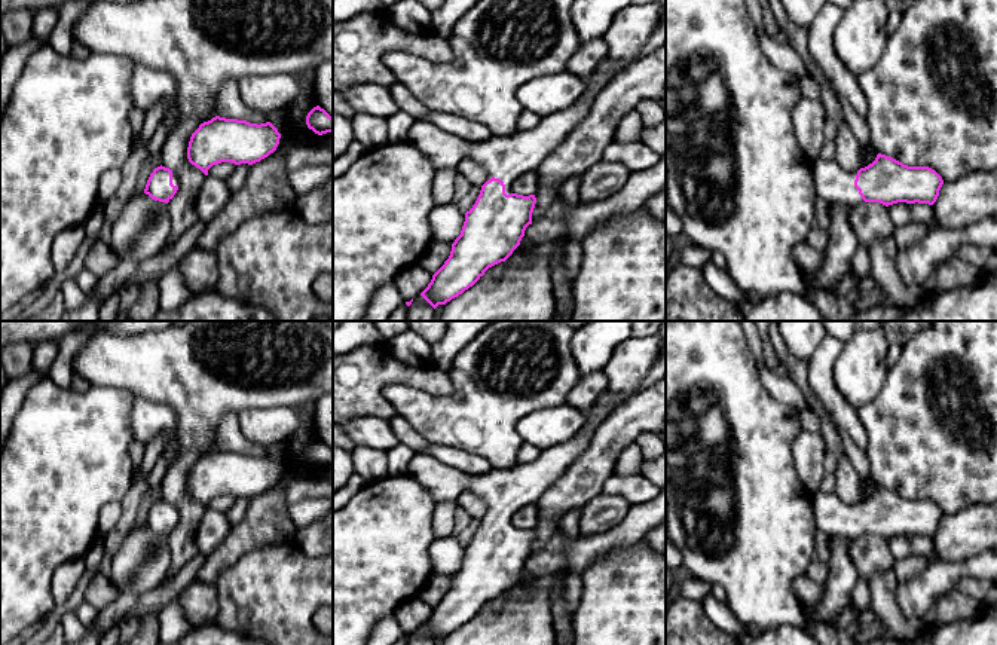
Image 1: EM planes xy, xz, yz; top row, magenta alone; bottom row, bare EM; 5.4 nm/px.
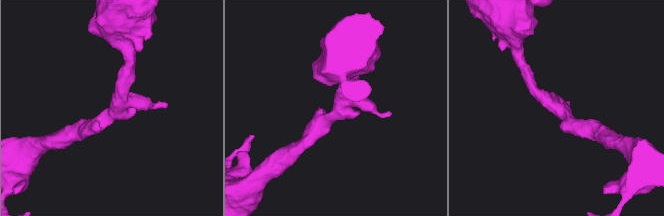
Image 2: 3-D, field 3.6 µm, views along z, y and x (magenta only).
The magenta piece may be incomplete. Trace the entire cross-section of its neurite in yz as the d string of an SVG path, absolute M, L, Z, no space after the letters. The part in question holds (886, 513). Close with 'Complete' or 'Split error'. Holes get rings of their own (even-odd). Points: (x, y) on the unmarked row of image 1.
M881 486L859 504L845 504L835 492L817 490L811 495L811 505L817 531L829 538L842 537L850 541L862 535L886 539L897 535L933 538L944 517L935 502L908 499Z. Split error

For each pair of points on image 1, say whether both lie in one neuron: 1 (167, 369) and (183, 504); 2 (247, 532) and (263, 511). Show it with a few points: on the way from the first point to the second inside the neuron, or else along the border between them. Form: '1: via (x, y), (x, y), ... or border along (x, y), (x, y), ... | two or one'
1: via (190, 403), (190, 454), (180, 470) | one
2: via (251, 528), (263, 516) | one

